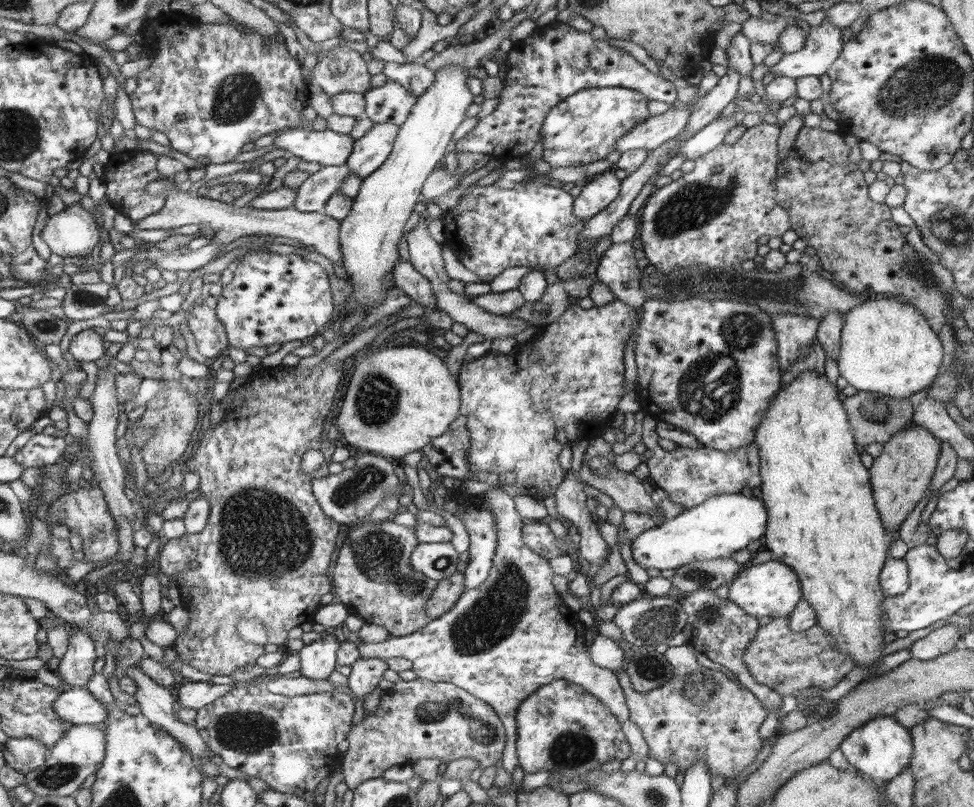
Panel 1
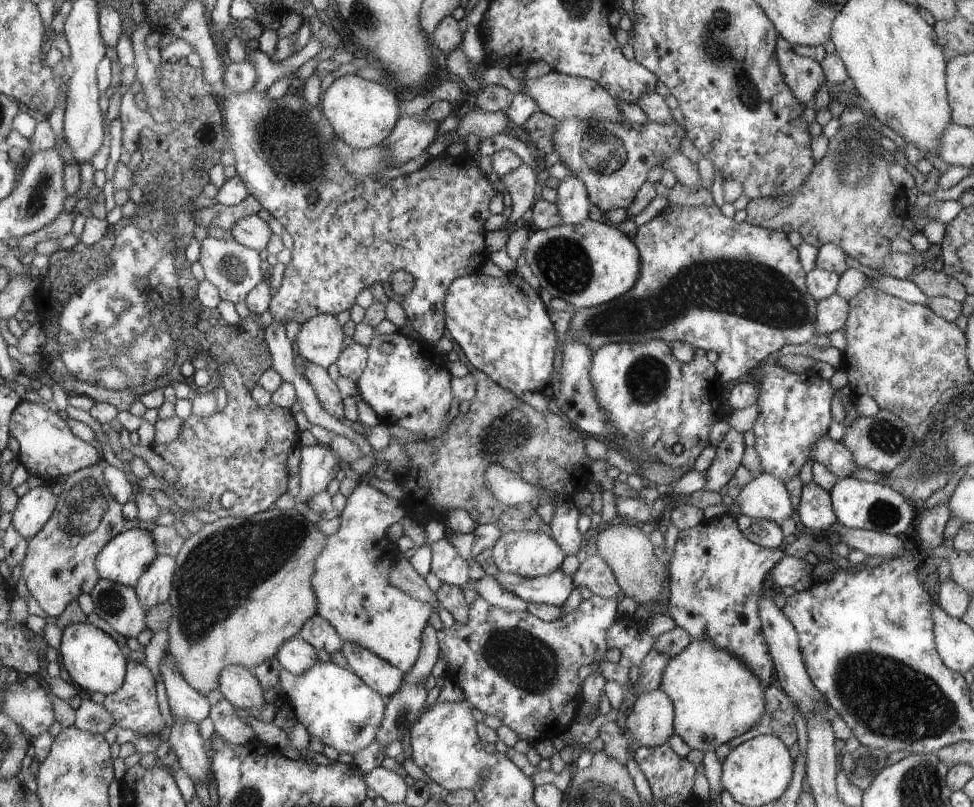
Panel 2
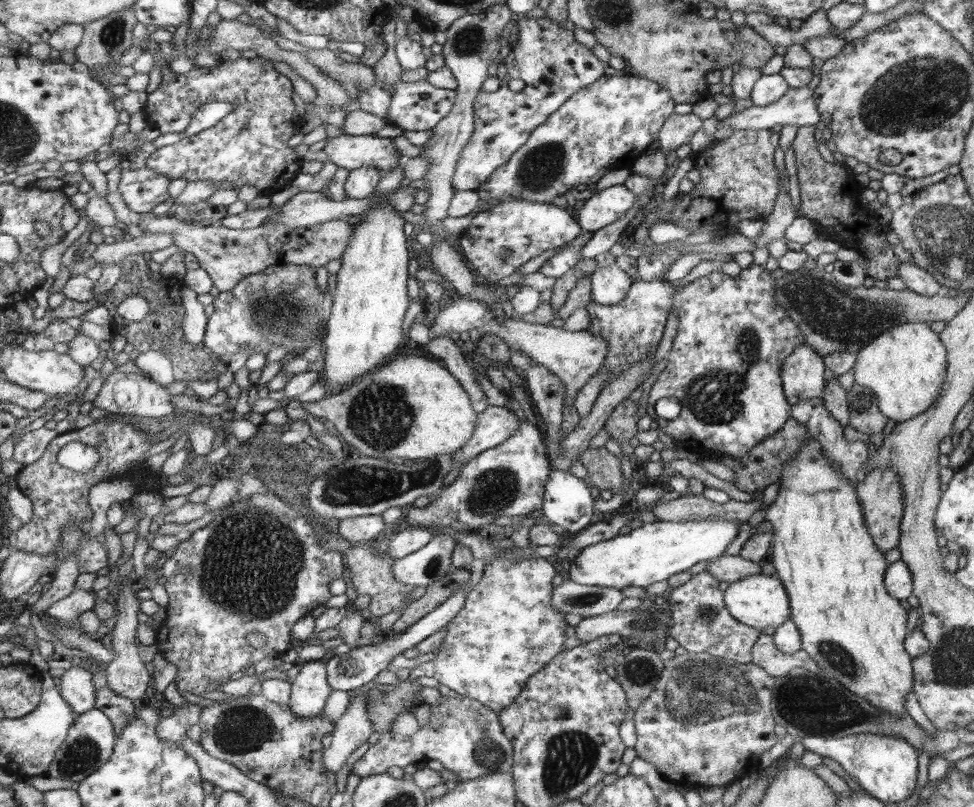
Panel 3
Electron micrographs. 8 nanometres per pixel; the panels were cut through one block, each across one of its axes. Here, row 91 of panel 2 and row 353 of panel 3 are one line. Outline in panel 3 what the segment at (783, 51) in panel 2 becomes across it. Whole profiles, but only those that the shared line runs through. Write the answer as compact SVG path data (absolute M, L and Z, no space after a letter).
M808 343L801 344L786 358L781 378L789 404L816 398L824 388L824 361Z

